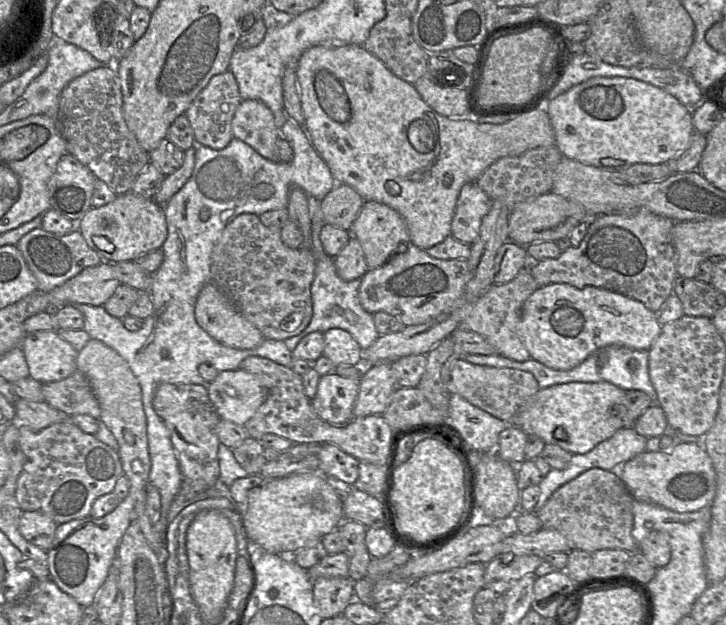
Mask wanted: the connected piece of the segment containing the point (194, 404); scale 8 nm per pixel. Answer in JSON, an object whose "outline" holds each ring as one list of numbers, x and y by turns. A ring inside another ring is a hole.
{"outline":[[159,384,153,397,153,409,163,420,170,432,170,438,176,453,183,478,204,480,214,484,219,479,217,459,220,444,216,426,220,420,206,390,197,384]]}

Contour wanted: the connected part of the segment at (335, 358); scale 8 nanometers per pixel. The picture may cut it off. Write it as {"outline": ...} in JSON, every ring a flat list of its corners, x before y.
{"outline":[[333,328,324,332,323,355,335,366,361,366,361,351,362,348,347,331]]}

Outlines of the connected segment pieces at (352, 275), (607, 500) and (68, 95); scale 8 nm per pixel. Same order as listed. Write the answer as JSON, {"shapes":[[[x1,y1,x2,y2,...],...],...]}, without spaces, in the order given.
{"shapes":[[[353,236,333,260,338,276,344,281,361,279,368,270,363,249]],[[592,468,562,485,537,512,543,528,563,534,571,549,594,553,603,549,621,549,629,553,639,551,632,537,633,497,617,471]],[[113,62,113,65,103,65,70,81,60,94,57,114,57,125,67,144,67,153,88,167,96,178,105,182,117,195,131,192,136,178,150,162,149,153,129,130,122,106,120,80]]]}

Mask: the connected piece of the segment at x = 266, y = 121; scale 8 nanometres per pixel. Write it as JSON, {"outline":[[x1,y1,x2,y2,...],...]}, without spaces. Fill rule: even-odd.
{"outline":[[253,99,242,100,233,116,231,128,234,138,250,145,264,158,273,162,279,161,276,142,280,136,280,128,275,124,272,111,263,102]]}

